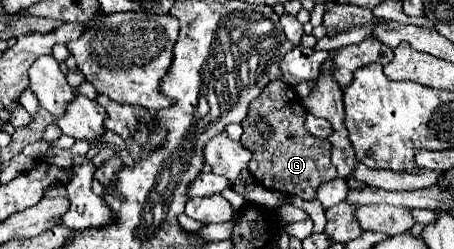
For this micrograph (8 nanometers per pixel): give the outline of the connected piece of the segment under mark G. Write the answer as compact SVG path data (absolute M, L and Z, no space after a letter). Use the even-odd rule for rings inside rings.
M280 81L268 83L268 87L264 87L264 91L250 103L248 119L242 123L244 135L240 143L252 151L248 171L258 185L284 195L296 195L304 201L314 201L318 187L336 179L336 173L330 163L330 143L310 135L304 127L304 119L306 113L294 87ZM258 121L264 121L270 131L262 133L258 129Z

